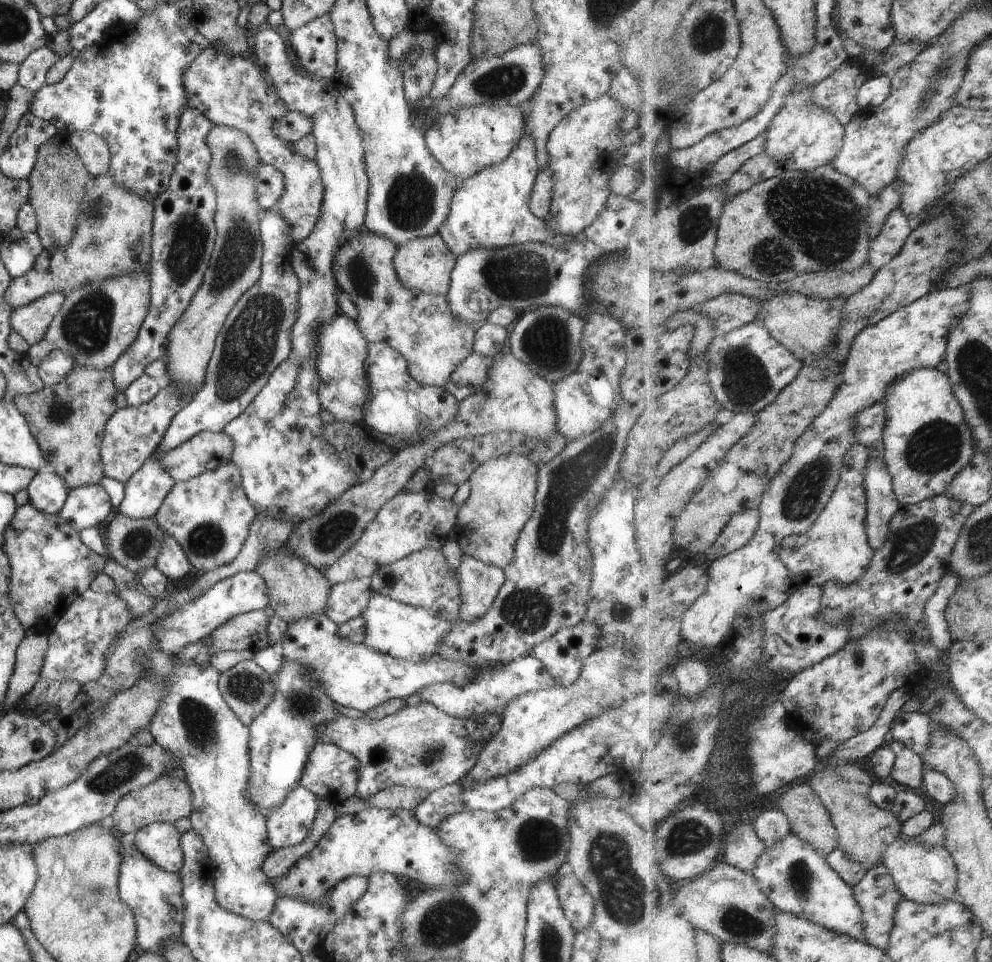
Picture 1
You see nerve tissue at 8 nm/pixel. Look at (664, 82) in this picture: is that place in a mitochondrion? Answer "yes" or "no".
yes

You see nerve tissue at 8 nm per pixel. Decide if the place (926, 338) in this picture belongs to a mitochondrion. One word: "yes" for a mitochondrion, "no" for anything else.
no

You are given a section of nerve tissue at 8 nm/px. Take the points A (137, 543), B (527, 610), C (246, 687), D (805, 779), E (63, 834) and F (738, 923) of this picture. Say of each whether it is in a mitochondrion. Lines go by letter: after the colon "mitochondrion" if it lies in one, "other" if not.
A: mitochondrion
B: mitochondrion
C: mitochondrion
D: other
E: other
F: mitochondrion

